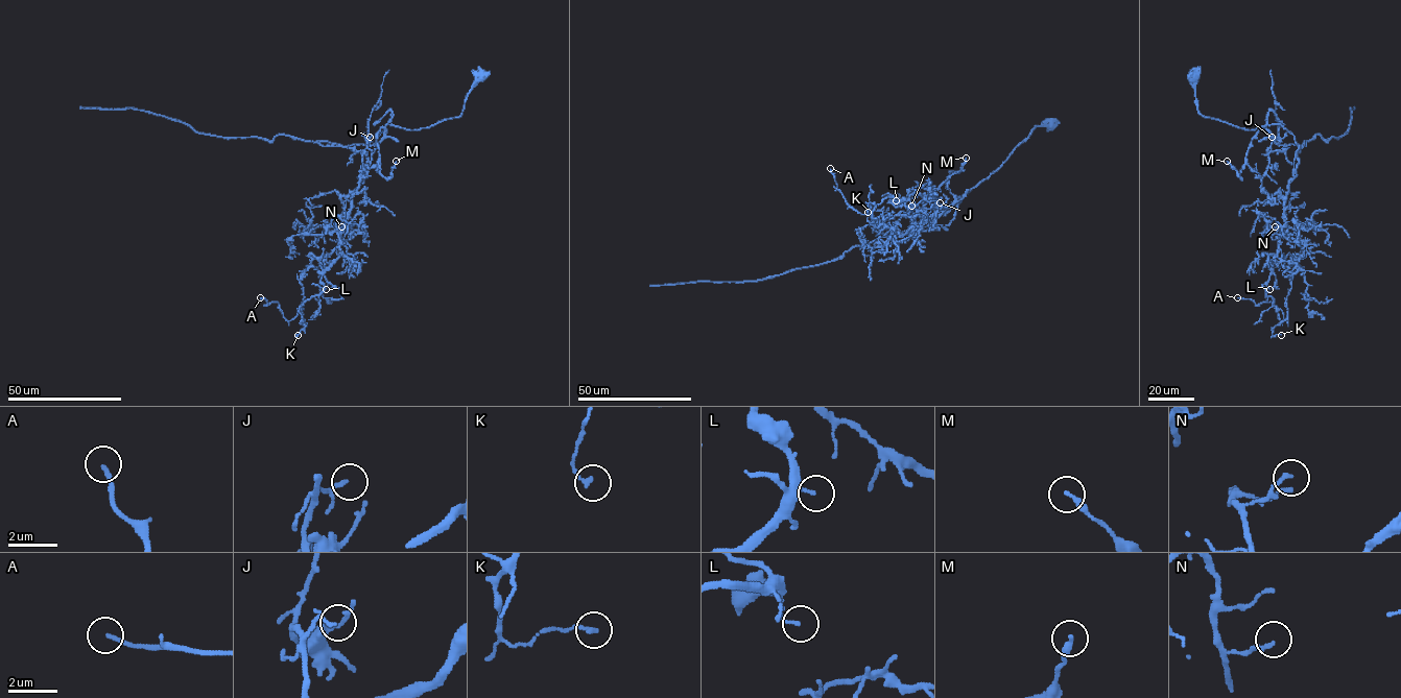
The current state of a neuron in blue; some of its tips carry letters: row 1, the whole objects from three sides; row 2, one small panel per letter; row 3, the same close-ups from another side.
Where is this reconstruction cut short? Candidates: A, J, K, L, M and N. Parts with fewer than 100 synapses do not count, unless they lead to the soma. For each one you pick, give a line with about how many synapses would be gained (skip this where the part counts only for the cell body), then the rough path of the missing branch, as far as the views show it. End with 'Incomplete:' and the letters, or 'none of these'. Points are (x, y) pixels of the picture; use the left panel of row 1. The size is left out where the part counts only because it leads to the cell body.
Incomplete: none of these

